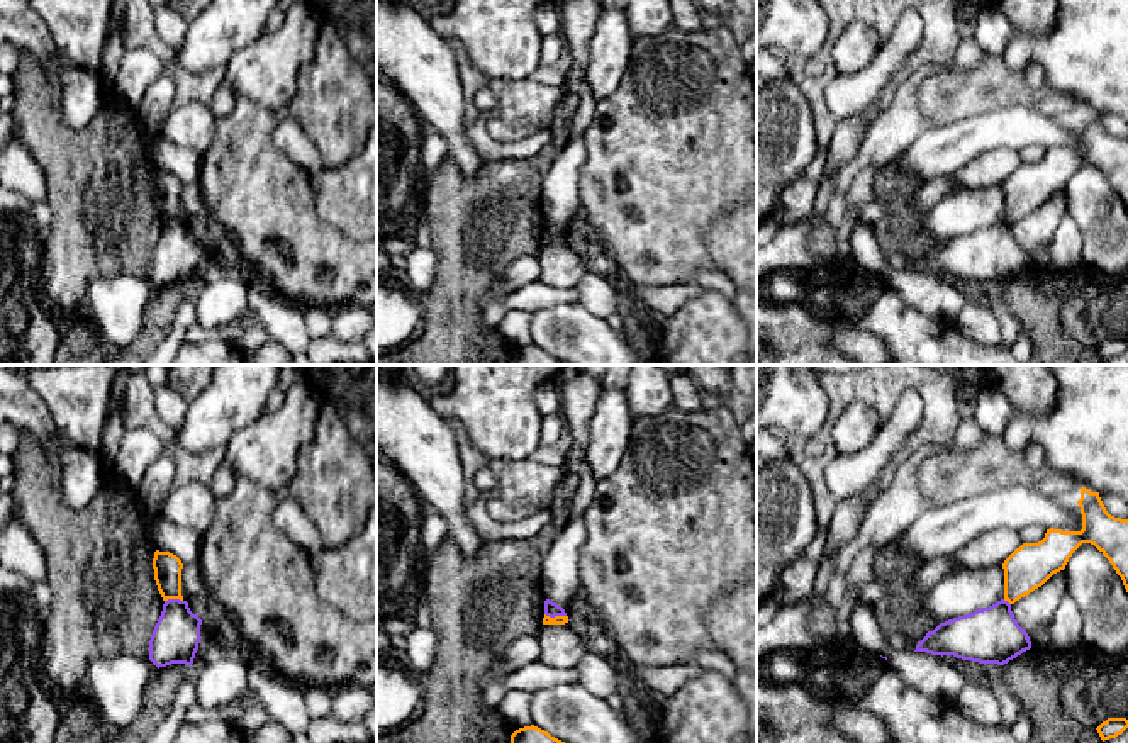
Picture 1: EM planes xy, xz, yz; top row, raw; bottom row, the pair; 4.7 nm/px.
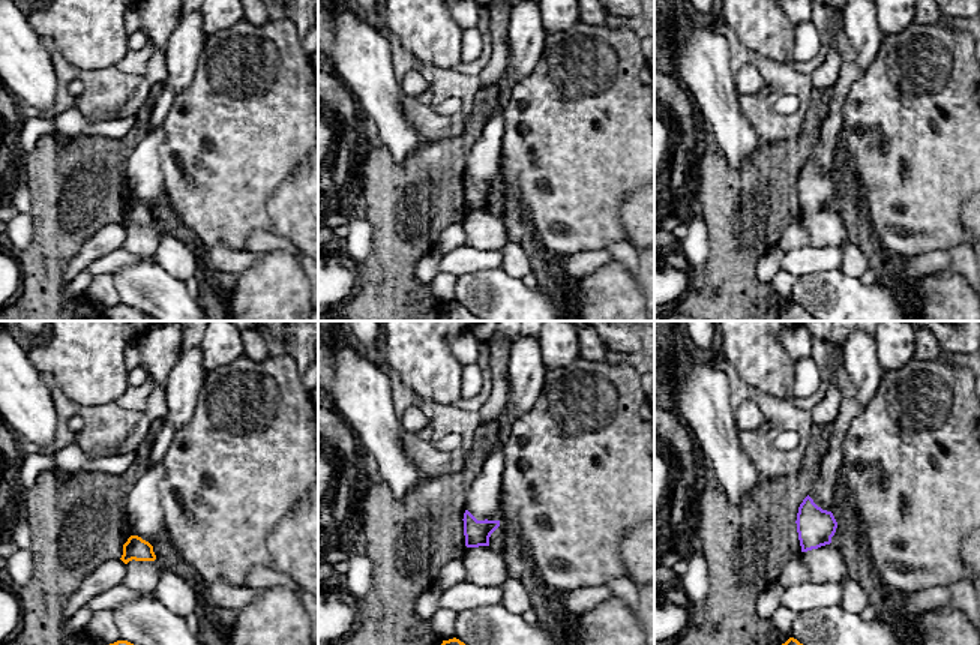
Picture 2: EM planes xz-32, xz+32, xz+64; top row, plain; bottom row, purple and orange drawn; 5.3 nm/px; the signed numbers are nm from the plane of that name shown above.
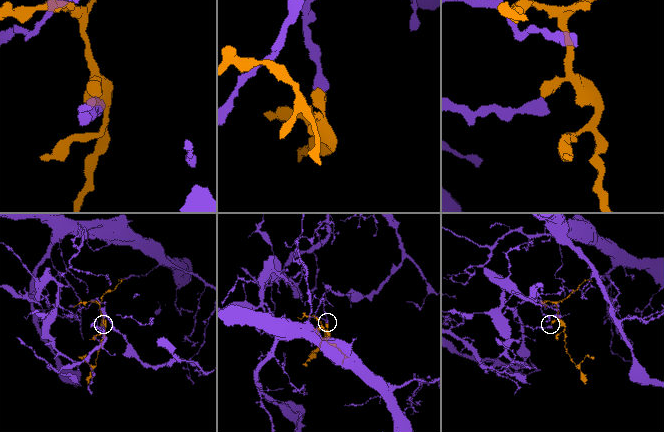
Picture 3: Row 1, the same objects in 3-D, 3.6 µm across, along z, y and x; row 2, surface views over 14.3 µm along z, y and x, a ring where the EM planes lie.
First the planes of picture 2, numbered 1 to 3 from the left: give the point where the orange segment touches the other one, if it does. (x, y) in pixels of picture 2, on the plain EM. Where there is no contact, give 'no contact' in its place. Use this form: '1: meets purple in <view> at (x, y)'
1: no contact
2: no contact
3: no contact

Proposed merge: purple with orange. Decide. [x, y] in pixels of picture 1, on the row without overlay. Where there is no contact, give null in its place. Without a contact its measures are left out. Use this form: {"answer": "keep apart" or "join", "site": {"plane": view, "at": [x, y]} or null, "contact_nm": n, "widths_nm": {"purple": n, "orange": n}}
{"answer": "keep apart", "site": {"plane": "xz", "at": [555, 235]}, "contact_nm": 110, "widths_nm": {"purple": 70, "orange": 50}}

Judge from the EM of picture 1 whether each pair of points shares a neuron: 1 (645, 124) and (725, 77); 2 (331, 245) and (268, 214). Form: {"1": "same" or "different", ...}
{"1": "same", "2": "same"}

